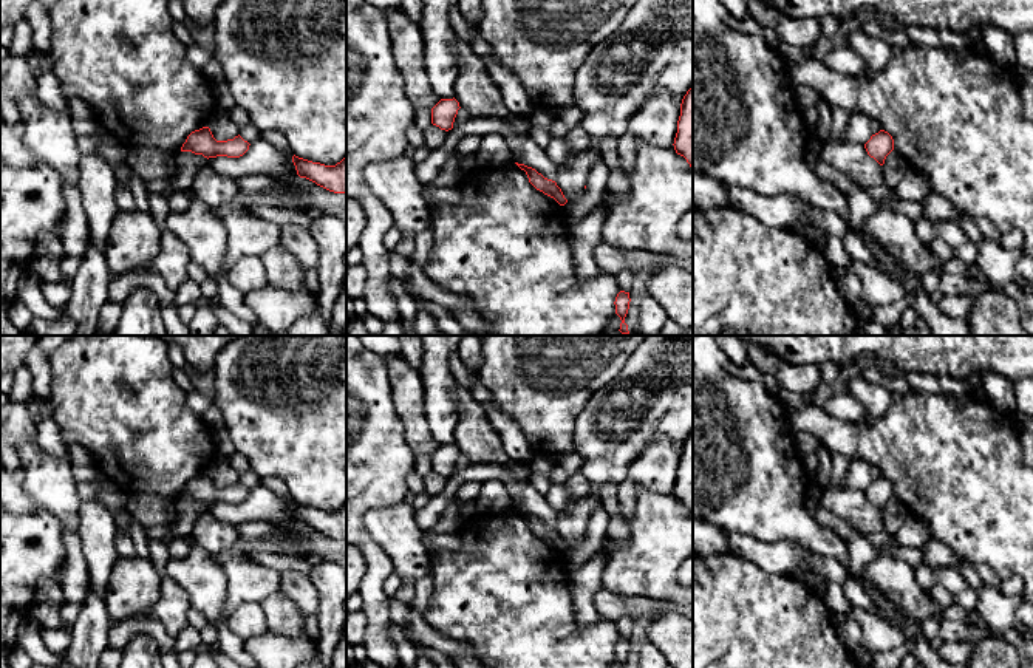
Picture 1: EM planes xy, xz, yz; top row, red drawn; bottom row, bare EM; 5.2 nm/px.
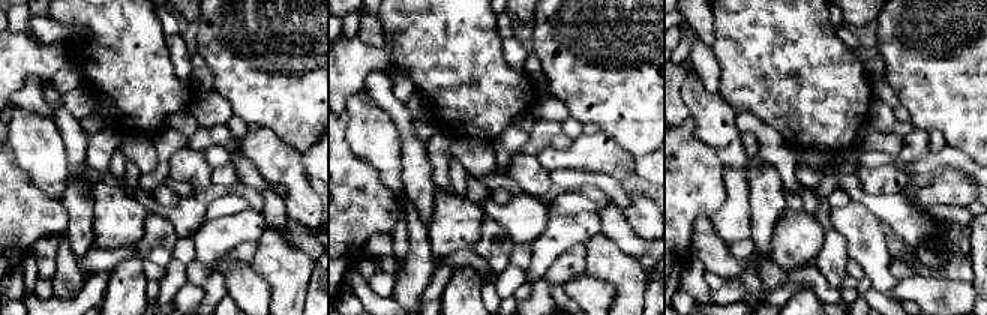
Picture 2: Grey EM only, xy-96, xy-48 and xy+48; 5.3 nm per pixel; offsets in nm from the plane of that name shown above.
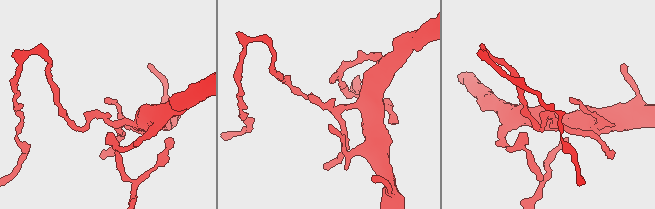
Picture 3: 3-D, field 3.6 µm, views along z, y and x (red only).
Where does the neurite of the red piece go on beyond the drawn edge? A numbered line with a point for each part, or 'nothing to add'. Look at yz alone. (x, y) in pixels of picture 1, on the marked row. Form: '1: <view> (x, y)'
nothing to add

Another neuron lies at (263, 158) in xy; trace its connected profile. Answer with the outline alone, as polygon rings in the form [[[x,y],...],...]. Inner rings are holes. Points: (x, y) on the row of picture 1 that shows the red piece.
[[[258,138],[240,158],[216,156],[206,159],[216,173],[238,179],[247,175],[264,175],[278,181],[300,182],[291,150],[281,152],[264,138]]]

